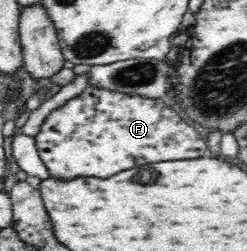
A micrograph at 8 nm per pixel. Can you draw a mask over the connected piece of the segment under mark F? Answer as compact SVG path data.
M87 86L83 93L55 109L43 122L39 133L33 137L39 155L47 166L49 178L77 179L77 177L101 177L107 179L115 173L145 165L197 159L207 155L207 144L193 126L184 122L172 107L163 100L149 99L139 95L127 95Z

